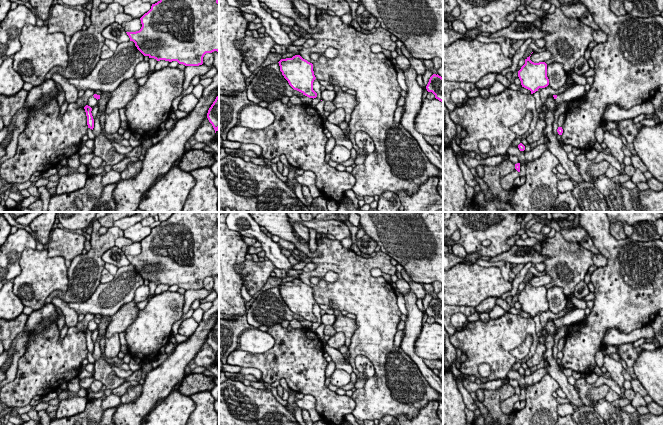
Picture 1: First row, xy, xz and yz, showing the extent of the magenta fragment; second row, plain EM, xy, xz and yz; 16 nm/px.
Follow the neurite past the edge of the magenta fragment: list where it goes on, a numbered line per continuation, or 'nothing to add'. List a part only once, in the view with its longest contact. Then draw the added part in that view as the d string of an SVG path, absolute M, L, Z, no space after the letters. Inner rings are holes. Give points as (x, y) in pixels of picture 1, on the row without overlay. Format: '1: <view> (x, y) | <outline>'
1: yz (577, 315) | M575 308L573 311L567 313L563 318L557 319L556 327L572 325L576 322L581 322L585 317L585 310Z

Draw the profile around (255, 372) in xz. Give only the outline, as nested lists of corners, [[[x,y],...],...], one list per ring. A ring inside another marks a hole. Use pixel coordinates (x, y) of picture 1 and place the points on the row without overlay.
[[[241,368],[240,373],[242,375],[251,374],[254,377],[256,377],[258,380],[261,380],[261,377],[262,377],[261,371],[259,369],[256,369],[256,368]]]

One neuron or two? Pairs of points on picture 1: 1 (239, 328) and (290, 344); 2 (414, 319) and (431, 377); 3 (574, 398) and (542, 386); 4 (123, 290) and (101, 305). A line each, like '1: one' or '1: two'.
1: two
2: one
3: two
4: one

